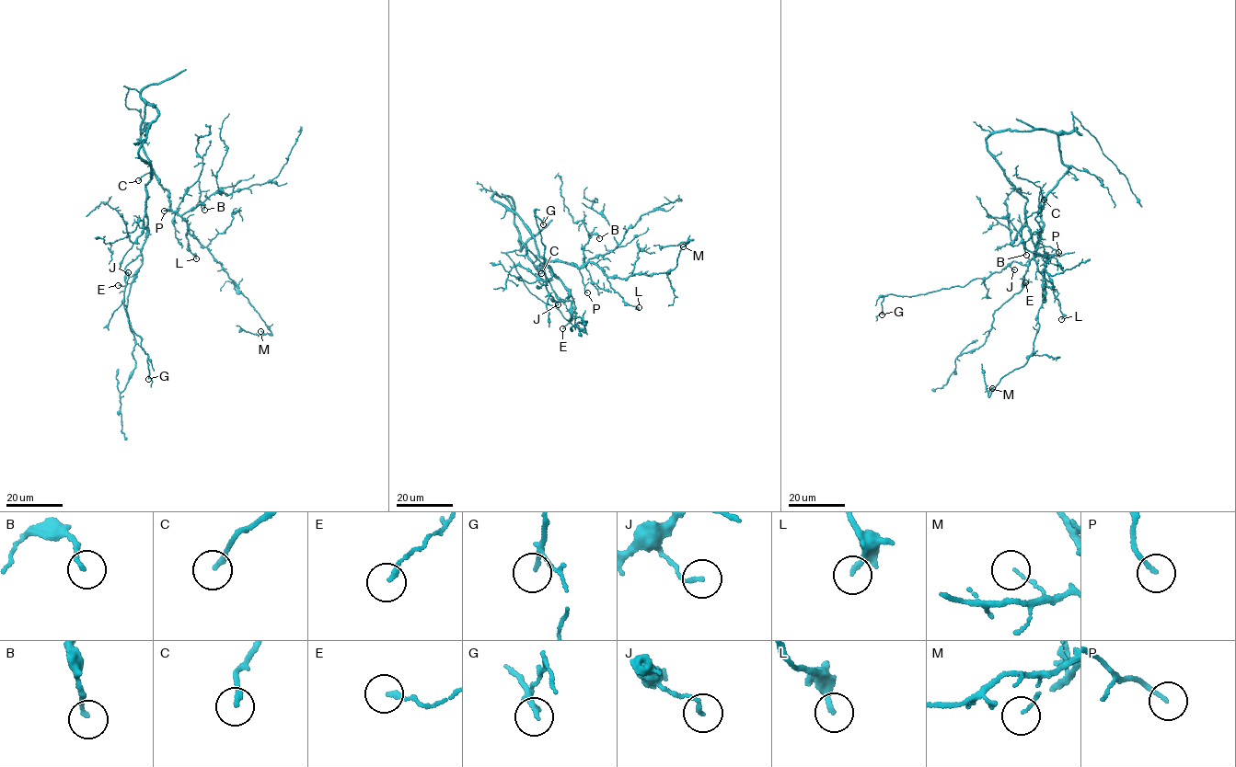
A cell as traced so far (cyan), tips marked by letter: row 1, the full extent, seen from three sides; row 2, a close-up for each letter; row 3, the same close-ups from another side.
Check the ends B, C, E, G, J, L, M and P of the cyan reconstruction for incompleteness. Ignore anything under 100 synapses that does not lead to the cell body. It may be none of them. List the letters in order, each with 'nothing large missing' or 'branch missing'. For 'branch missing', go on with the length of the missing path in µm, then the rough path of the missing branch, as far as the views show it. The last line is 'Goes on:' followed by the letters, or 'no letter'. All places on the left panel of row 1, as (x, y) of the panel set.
B: nothing large missing
C: nothing large missing
E: nothing large missing
G: nothing large missing
J: nothing large missing
L: nothing large missing
M: nothing large missing
P: nothing large missing
Goes on: no letter

